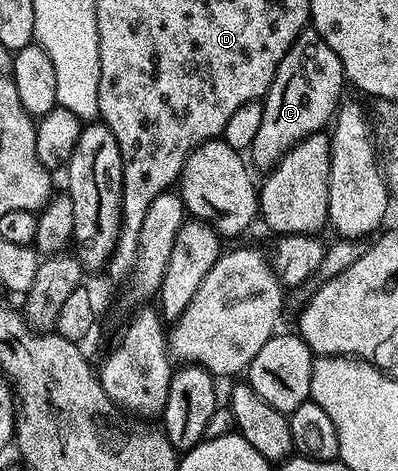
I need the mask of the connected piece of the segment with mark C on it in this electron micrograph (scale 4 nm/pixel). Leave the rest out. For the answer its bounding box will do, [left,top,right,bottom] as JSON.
[250,28,345,170]

